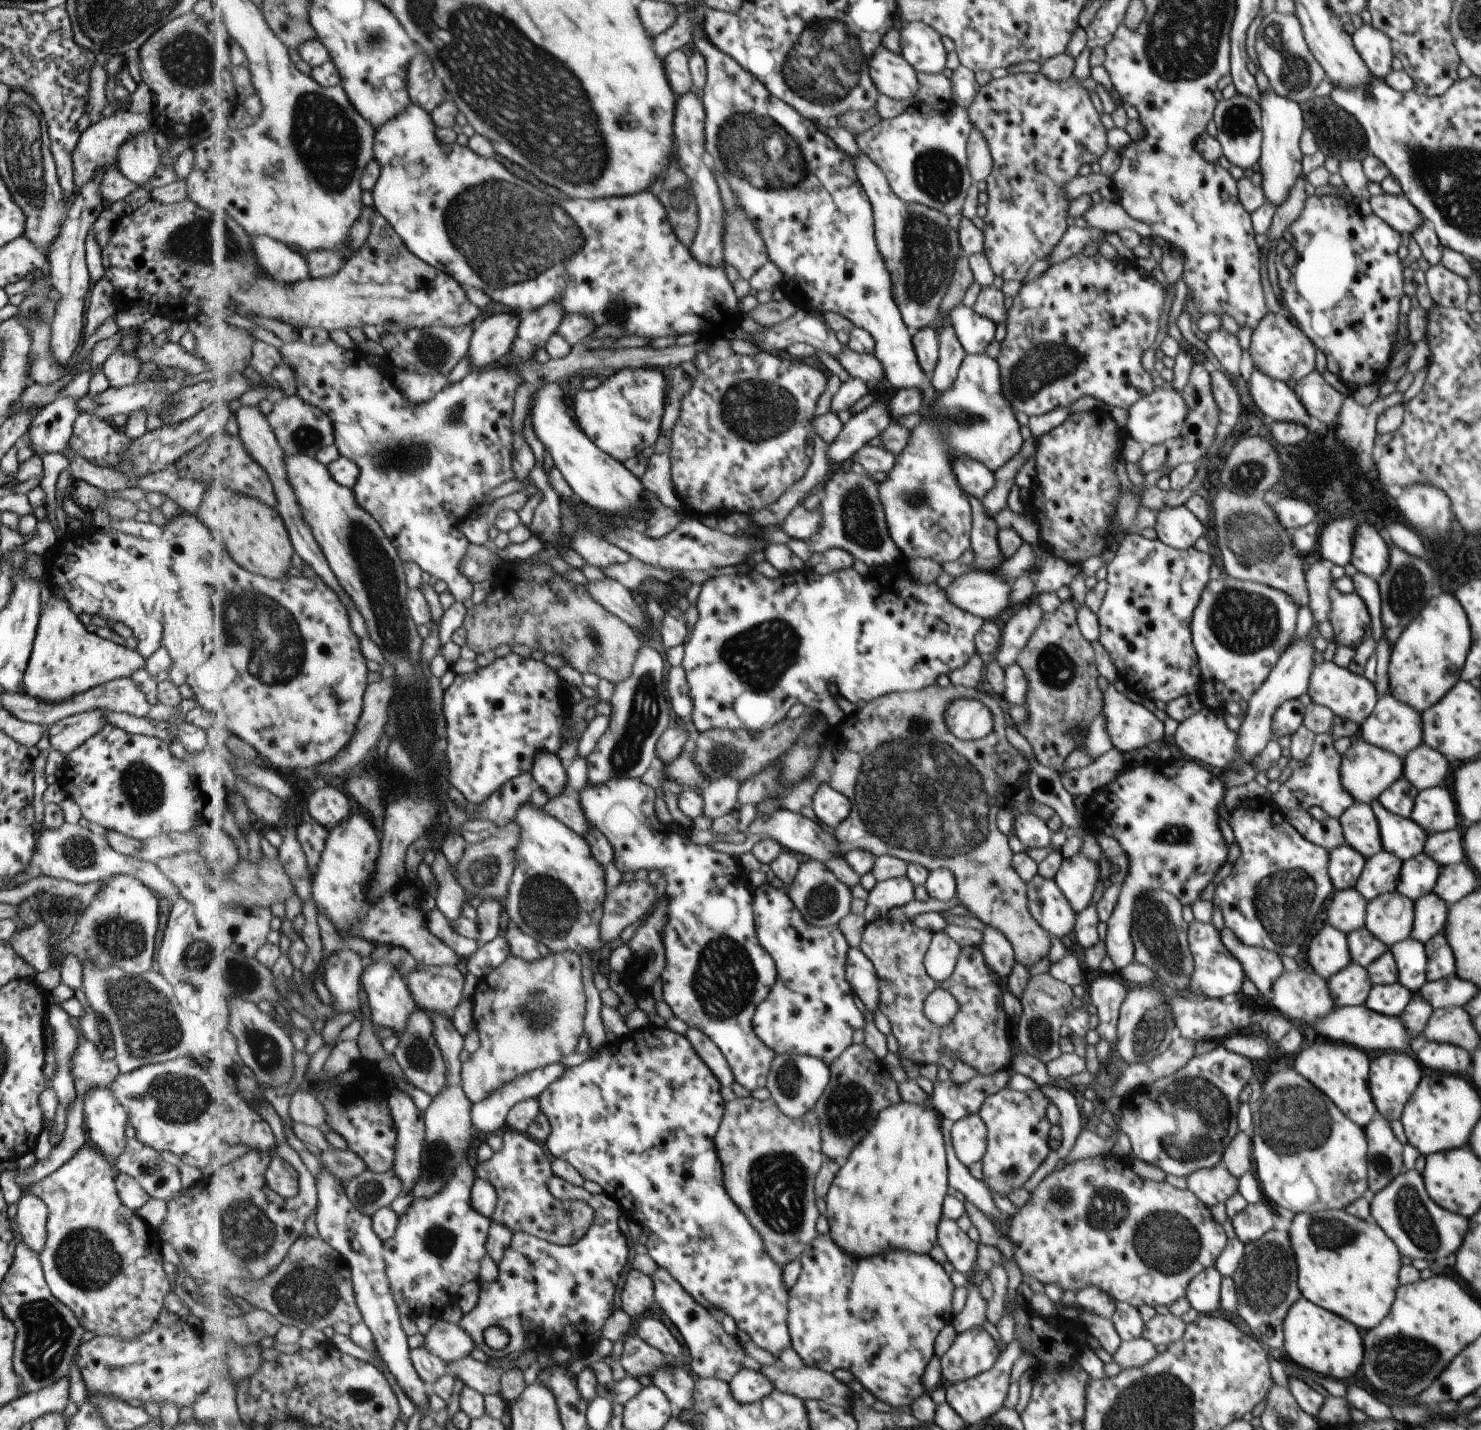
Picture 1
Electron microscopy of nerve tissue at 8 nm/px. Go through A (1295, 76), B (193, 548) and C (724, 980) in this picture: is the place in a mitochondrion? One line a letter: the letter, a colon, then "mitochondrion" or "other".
A: mitochondrion
B: other
C: mitochondrion

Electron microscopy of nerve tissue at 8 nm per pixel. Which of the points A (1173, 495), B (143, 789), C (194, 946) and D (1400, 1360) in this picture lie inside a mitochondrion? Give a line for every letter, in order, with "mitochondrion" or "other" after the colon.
A: other
B: mitochondrion
C: mitochondrion
D: mitochondrion

